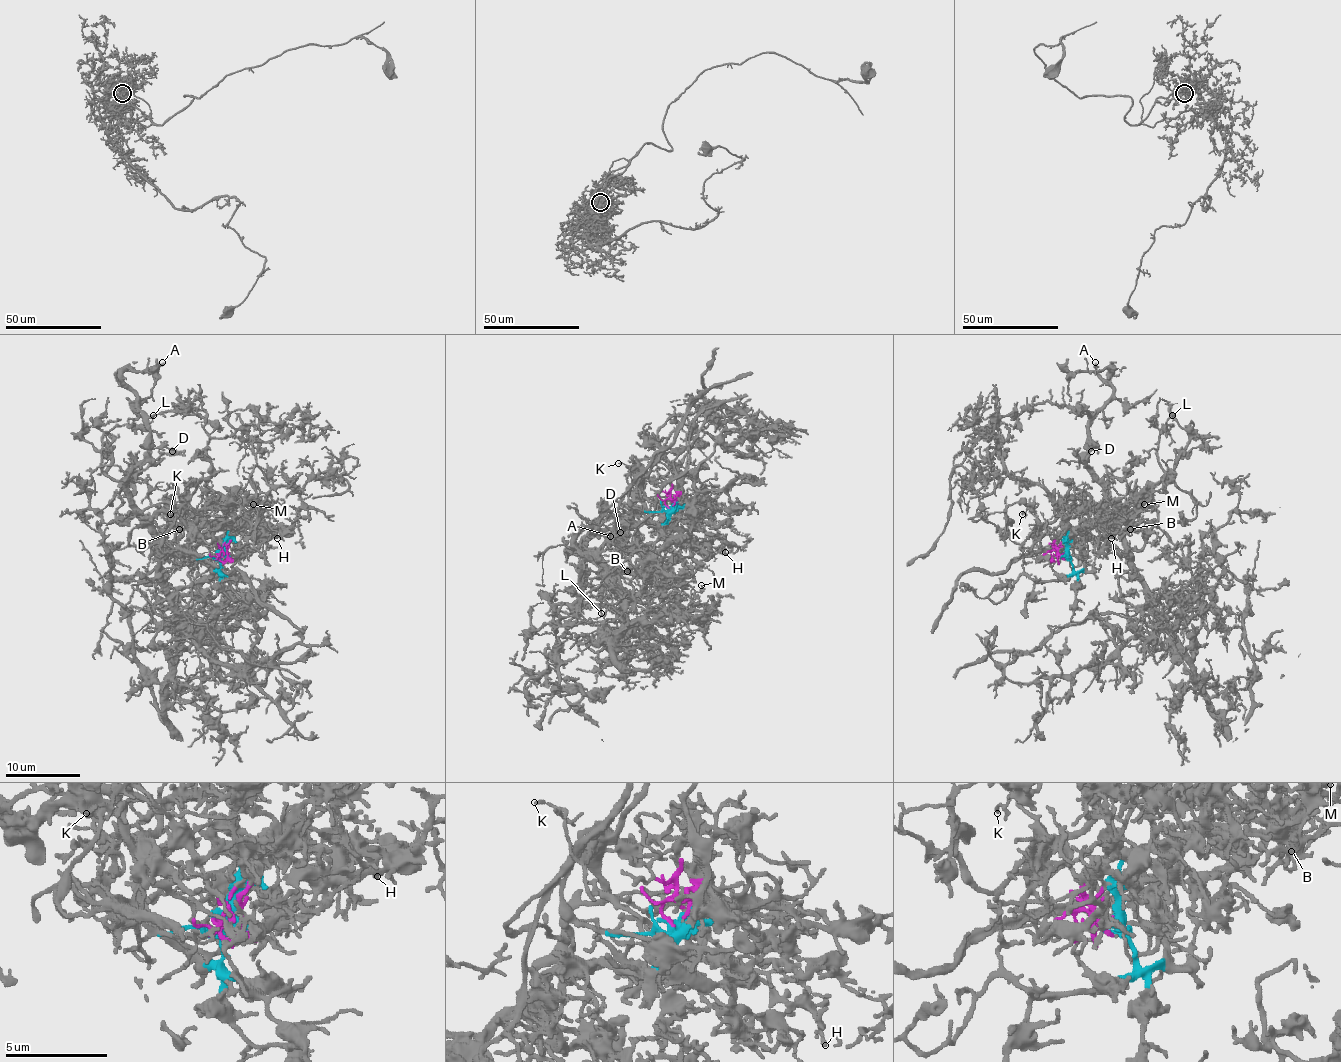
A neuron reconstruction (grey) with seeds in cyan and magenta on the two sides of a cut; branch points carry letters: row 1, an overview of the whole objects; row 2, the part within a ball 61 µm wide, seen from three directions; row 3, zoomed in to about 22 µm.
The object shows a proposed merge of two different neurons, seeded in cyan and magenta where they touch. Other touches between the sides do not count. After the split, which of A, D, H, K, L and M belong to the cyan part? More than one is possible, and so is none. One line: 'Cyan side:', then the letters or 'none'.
Cyan side: A, D, L

